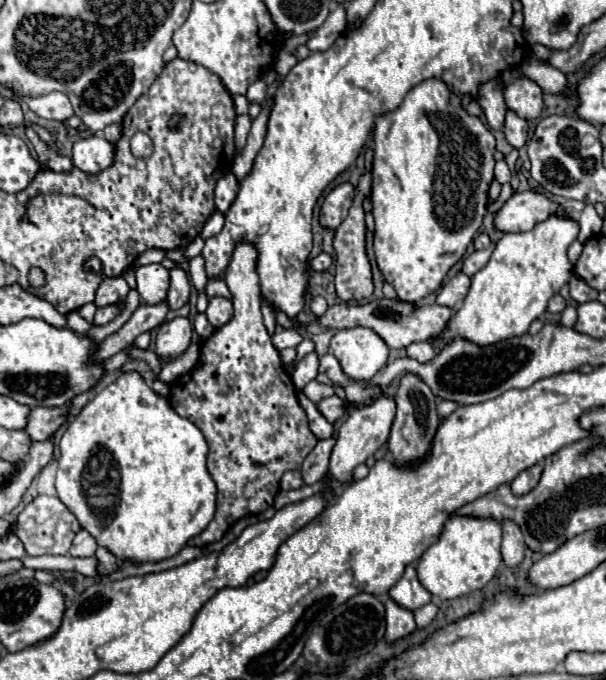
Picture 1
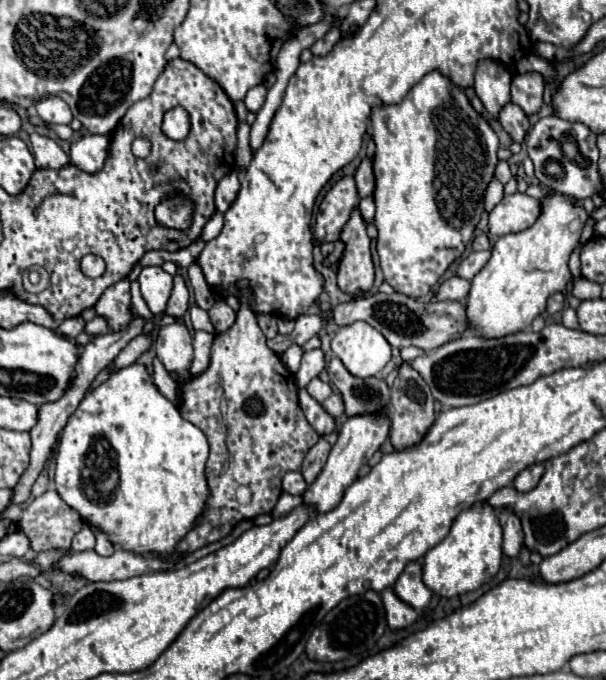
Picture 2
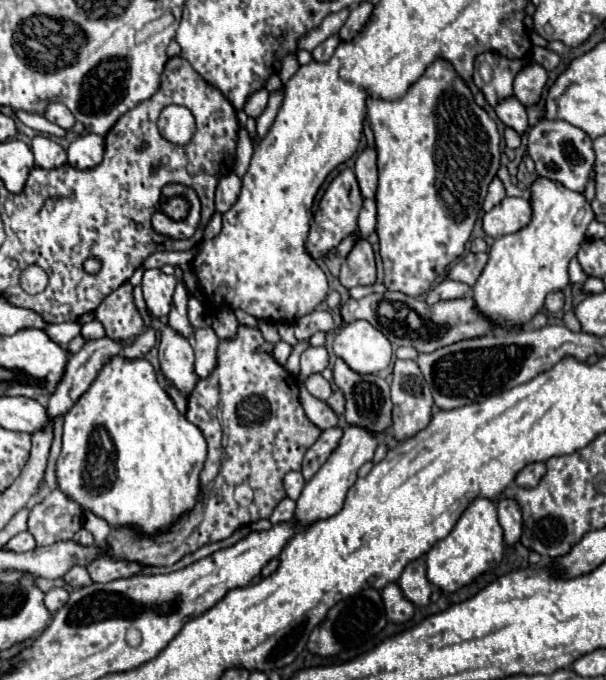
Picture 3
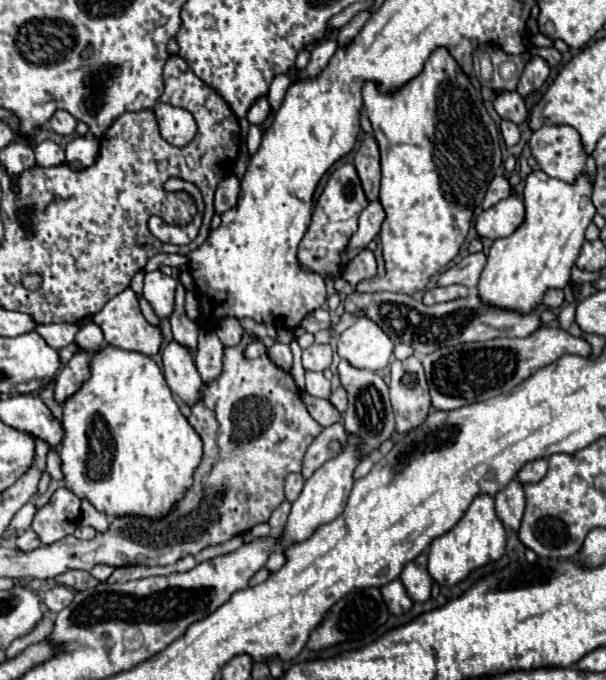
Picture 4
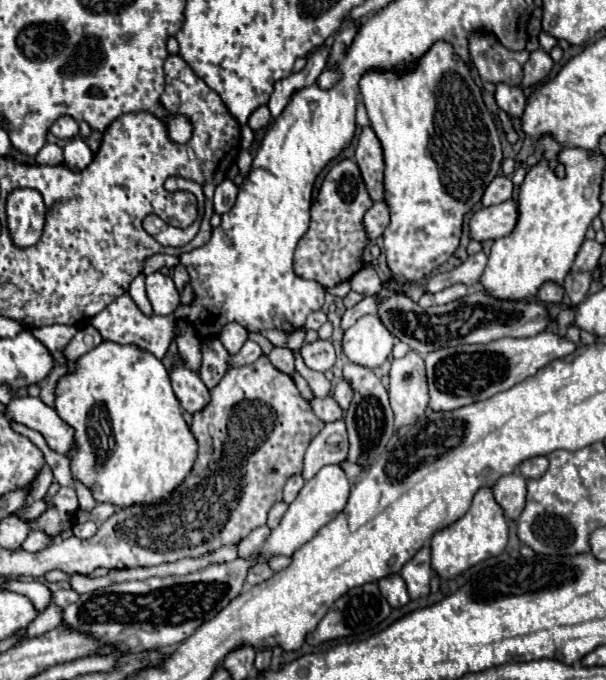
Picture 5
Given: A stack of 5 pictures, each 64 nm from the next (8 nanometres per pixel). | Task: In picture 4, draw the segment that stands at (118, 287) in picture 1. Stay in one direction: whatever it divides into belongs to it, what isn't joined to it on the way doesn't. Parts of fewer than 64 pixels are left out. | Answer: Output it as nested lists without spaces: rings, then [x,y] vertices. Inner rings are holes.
[[[130,288],[120,292],[120,296],[114,296],[98,314],[92,316],[92,322],[102,328],[106,342],[114,344],[118,348],[136,350],[136,352],[142,352],[142,354],[148,354],[148,356],[156,356],[162,348],[162,328],[146,322],[146,318],[140,312],[136,294]]]

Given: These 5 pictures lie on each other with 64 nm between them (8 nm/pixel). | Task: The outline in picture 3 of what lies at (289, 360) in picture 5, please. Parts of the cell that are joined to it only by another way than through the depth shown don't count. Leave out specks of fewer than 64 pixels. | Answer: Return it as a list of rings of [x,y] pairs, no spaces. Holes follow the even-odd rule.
[[[278,342],[276,346],[274,346],[274,350],[272,350],[272,356],[276,358],[276,362],[278,364],[286,364],[286,360],[288,360],[288,356],[290,356],[290,352],[292,352],[292,346],[290,344],[286,344],[286,342]]]

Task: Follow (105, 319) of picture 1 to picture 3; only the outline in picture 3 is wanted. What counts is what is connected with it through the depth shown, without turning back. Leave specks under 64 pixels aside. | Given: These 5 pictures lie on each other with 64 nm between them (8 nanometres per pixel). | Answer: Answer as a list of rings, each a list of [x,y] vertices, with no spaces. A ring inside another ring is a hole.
[[[100,322],[84,324],[80,336],[82,336],[86,342],[90,342],[90,340],[98,340],[98,338],[104,338],[104,326],[102,326]]]

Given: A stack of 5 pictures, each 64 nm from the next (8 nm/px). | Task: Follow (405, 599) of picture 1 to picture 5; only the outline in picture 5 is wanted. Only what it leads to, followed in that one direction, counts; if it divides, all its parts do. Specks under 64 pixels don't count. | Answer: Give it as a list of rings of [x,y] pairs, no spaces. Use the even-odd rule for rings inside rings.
[[[422,546],[400,570],[400,576],[404,578],[408,586],[410,598],[422,598],[430,592],[430,578],[432,578],[432,566],[430,566],[430,546]]]

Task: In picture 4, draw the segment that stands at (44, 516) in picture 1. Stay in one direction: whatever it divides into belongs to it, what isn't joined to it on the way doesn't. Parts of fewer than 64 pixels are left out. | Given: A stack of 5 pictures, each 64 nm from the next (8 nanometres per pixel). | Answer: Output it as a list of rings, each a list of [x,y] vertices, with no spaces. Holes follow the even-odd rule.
[[[60,486],[52,494],[50,502],[38,510],[32,528],[40,536],[42,544],[52,544],[68,534],[74,534],[78,524],[80,524],[80,498],[72,490]]]

